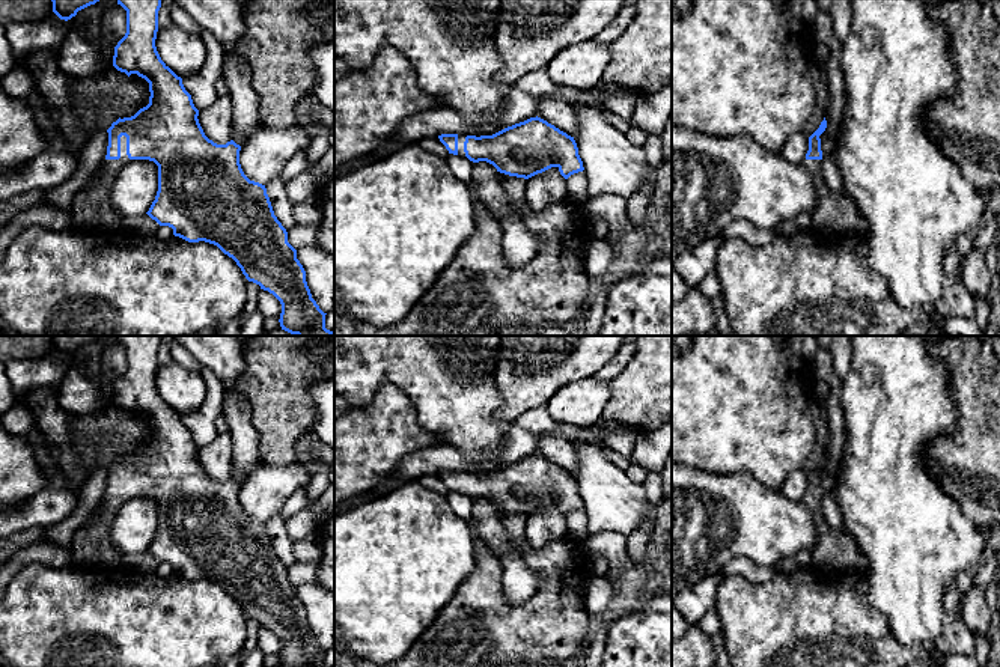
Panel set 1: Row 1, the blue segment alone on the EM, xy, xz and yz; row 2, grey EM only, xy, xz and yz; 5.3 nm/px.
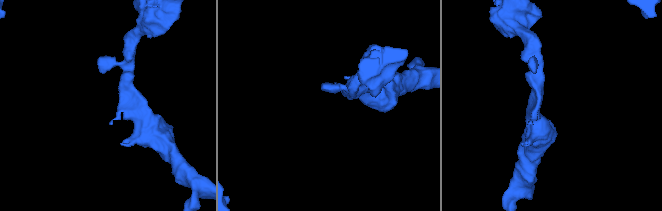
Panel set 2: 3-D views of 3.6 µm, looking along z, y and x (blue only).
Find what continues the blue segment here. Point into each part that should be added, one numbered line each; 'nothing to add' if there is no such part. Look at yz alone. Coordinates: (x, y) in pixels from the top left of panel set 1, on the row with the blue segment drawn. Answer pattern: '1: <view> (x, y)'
1: yz (835, 211)

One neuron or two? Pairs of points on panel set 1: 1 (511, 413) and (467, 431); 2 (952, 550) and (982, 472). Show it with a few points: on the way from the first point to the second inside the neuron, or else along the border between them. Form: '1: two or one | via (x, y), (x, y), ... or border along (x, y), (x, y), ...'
1: two | border along (494, 383), (500, 398), (496, 416), (511, 423)
2: two | border along (942, 490), (978, 526)

